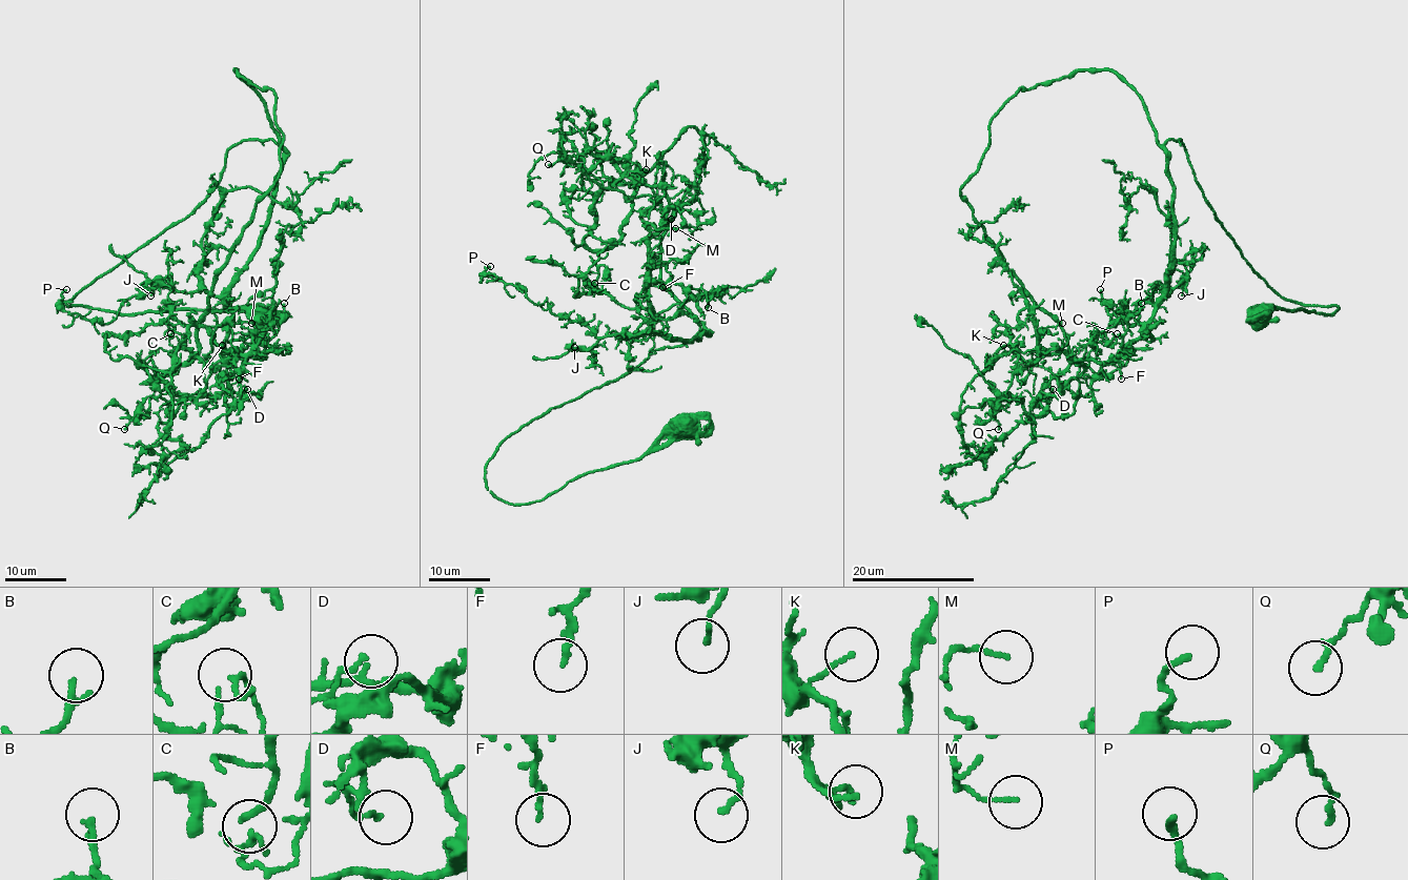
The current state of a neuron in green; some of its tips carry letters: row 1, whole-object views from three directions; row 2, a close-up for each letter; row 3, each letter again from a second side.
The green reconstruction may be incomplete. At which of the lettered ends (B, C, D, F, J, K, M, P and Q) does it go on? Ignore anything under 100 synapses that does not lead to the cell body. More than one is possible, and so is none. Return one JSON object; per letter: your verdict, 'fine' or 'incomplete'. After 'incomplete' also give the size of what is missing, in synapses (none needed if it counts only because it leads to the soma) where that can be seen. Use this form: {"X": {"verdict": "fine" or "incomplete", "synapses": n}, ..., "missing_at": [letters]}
{"B": {"verdict": "fine"}, "C": {"verdict": "fine"}, "D": {"verdict": "fine"}, "F": {"verdict": "fine"}, "J": {"verdict": "fine"}, "K": {"verdict": "fine"}, "M": {"verdict": "fine"}, "P": {"verdict": "fine"}, "Q": {"verdict": "fine"}, "missing_at": []}

